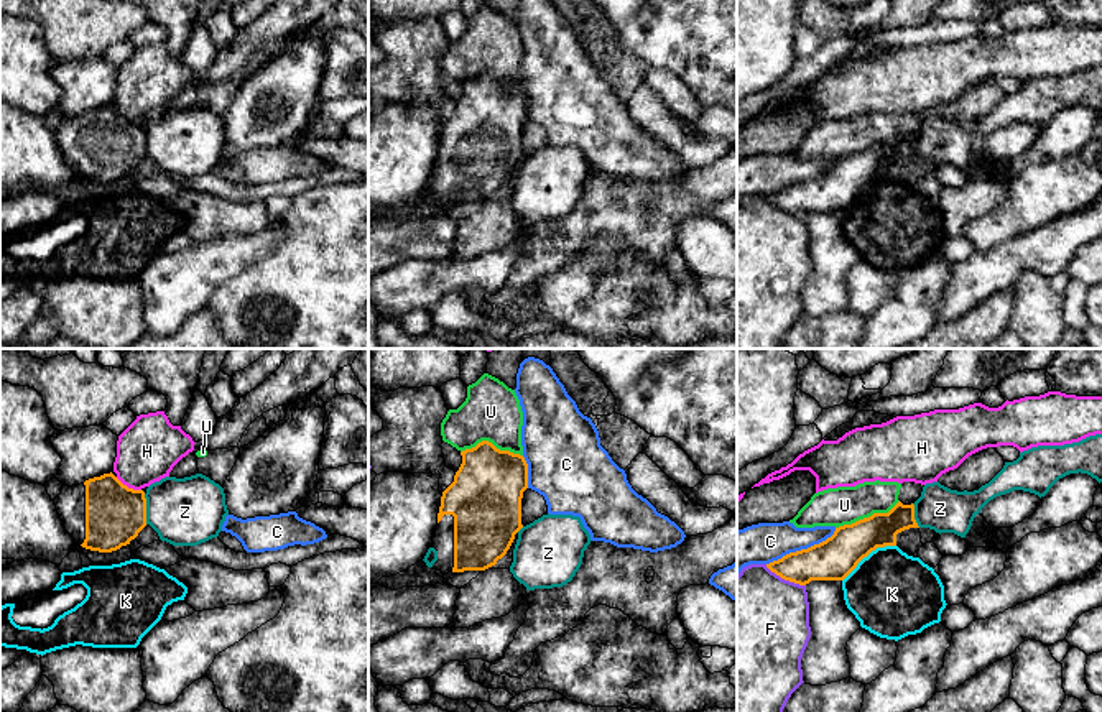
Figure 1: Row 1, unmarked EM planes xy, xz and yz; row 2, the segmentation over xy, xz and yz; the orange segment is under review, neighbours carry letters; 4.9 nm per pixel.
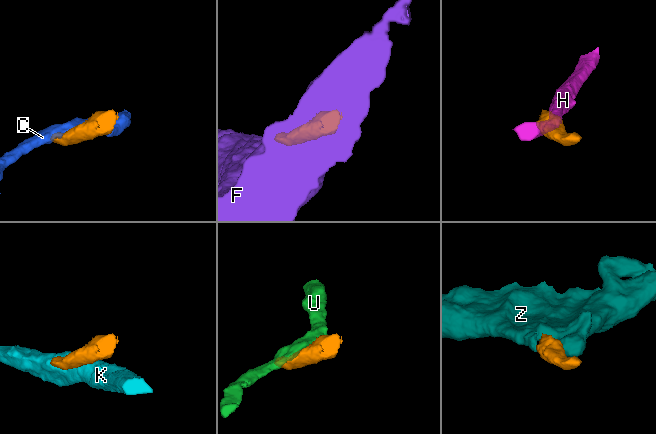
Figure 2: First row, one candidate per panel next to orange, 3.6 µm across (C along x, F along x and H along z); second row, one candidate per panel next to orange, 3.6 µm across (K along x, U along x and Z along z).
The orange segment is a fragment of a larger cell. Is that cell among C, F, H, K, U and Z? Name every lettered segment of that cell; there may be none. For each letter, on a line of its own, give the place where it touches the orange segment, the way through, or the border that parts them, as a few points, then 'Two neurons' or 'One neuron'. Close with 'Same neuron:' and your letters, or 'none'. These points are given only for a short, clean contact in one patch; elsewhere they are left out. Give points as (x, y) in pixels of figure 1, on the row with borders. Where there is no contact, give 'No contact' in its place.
C: Touches orange at yz (801, 550). Two neurons
F: Touches orange at yz (785, 579). Two neurons
H: Touches orange at xy (127, 487). Boundary: xy (115, 477), (129, 487), (140, 490). Two neurons
K: Touches orange at yz (867, 554). Two neurons
U: Touches orange at yz (869, 517). Two neurons
Z: Touches orange at xy (145, 508). Path across: xy (114, 513), (145, 508), (178, 508), (185, 512). One neuron
Same neuron: Z

